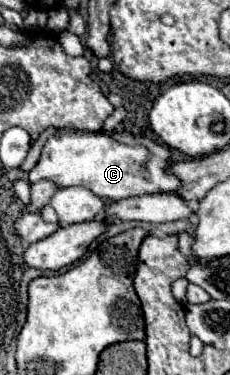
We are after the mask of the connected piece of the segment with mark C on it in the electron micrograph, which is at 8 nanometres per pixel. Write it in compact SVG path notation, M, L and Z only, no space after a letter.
M56 130L42 148L40 160L28 174L30 182L52 180L58 186L86 186L100 198L122 200L130 196L176 192L178 176L170 176L170 150L164 146L164 160L150 158L150 150L142 144L128 146L106 132L82 132L82 130Z

